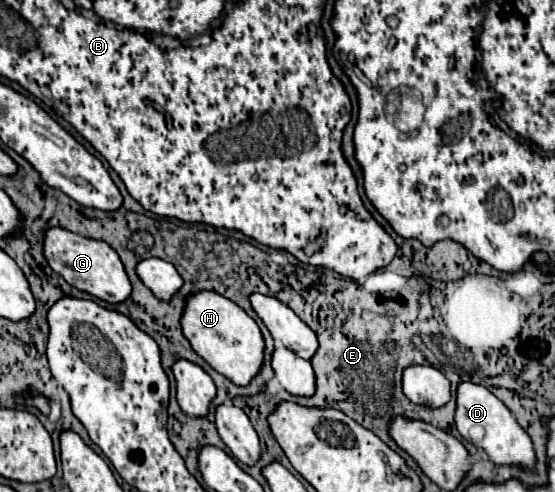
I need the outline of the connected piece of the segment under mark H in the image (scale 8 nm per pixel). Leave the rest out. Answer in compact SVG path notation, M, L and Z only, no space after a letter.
M197 291L185 299L181 329L195 353L235 385L247 385L263 361L263 337L255 319L215 291Z

